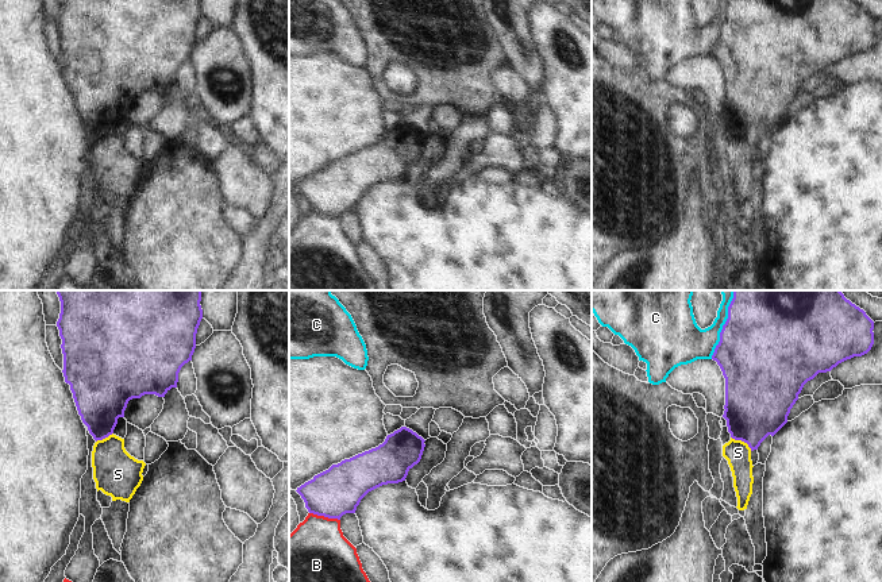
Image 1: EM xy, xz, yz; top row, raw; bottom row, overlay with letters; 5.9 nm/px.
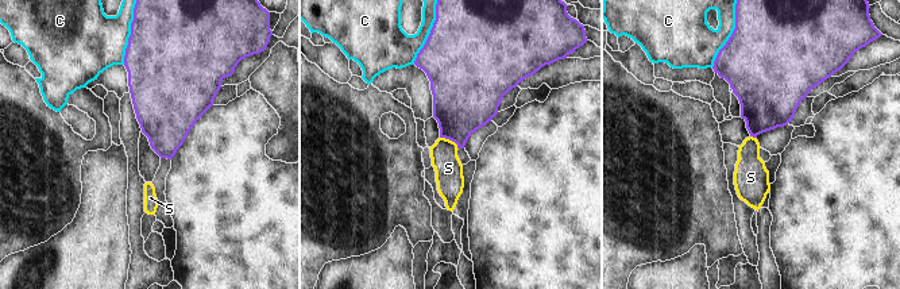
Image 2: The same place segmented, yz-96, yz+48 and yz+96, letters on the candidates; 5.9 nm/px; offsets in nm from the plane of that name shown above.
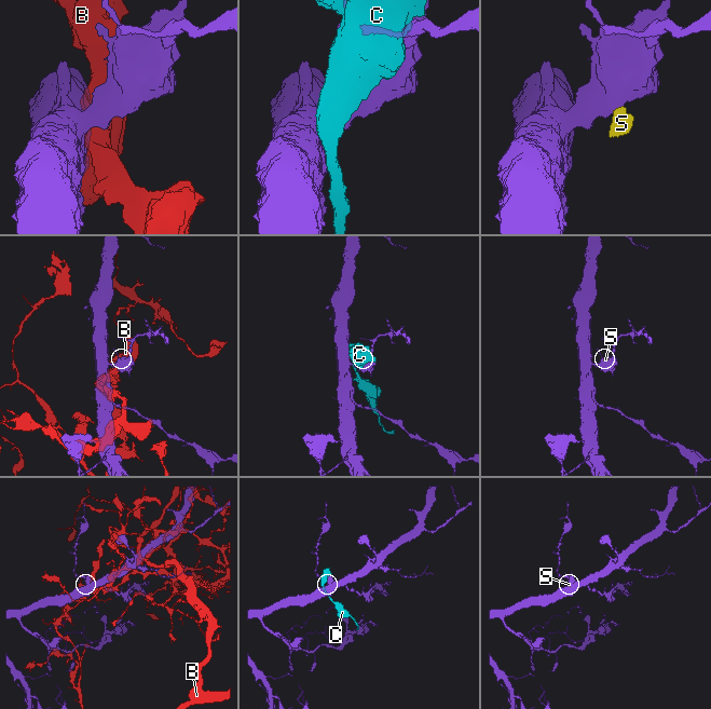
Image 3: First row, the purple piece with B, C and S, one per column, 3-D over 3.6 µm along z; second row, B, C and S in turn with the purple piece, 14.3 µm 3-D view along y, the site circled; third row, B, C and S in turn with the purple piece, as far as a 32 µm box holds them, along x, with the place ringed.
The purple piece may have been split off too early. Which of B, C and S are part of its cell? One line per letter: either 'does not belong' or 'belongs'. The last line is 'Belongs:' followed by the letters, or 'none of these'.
B: does not belong
C: does not belong
S: does not belong
Belongs: none of these

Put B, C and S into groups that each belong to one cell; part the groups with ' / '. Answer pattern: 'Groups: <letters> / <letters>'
Groups: B / C / S

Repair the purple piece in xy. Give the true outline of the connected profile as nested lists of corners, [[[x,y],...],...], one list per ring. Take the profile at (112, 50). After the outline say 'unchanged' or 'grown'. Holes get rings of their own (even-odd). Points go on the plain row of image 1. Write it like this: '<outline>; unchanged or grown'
[[[61,0],[57,24],[62,36],[62,70],[78,112],[96,139],[113,131],[130,97],[145,92],[165,95],[172,85],[177,85],[181,65],[192,58],[201,16],[200,0]]]; unchanged

